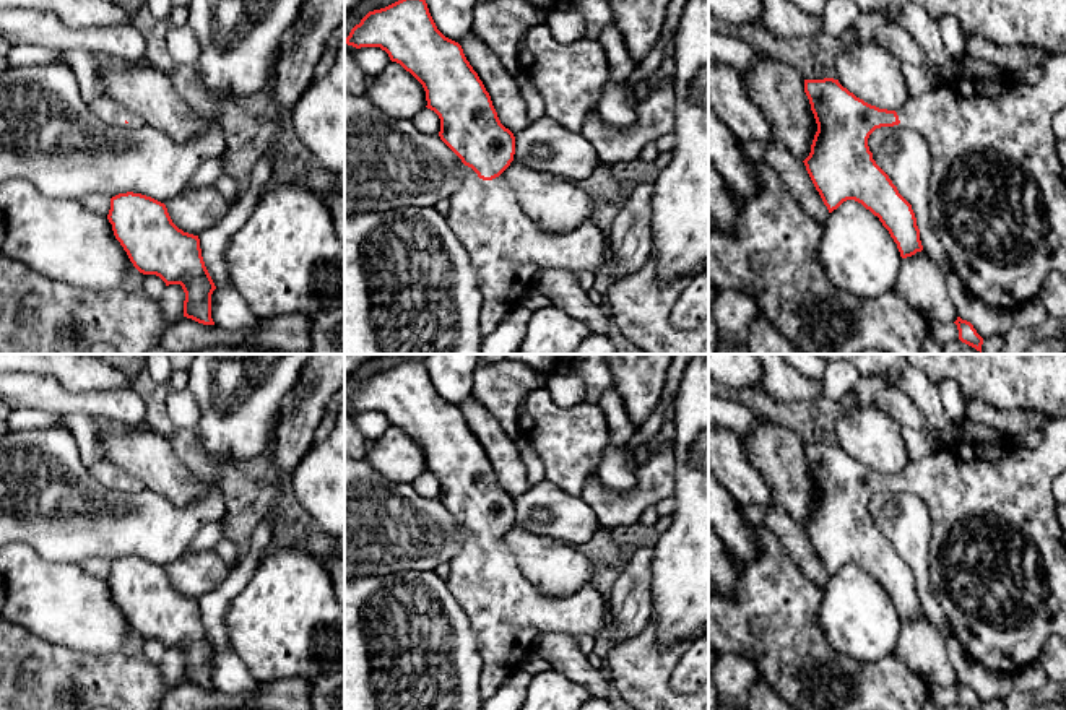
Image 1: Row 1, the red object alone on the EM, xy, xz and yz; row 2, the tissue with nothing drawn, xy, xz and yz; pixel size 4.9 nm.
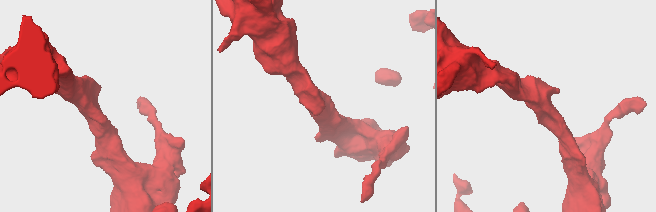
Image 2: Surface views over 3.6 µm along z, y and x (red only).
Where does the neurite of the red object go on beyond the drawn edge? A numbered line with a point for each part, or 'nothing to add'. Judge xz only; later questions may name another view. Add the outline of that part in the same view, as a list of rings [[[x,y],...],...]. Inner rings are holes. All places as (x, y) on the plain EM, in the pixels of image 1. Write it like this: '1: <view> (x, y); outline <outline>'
1: xz (507, 614); outline [[[468,530],[447,587],[479,640],[483,702],[497,694],[543,634],[595,637],[613,622],[609,601],[592,583],[564,598],[546,596],[523,577],[500,539],[483,544]]]

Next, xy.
1: xy (104, 471); outline [[[107,460],[93,463],[89,466],[89,473],[98,483],[110,489],[122,489],[125,486],[133,492],[146,489],[146,486],[138,478],[127,474],[124,470],[117,468]]]

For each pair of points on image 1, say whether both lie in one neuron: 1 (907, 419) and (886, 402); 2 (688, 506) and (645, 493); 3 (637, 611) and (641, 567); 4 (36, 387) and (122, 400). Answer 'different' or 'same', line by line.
1: same
2: different
3: same
4: same

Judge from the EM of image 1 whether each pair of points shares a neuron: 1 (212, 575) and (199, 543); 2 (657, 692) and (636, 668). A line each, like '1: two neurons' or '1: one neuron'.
1: two neurons
2: one neuron

